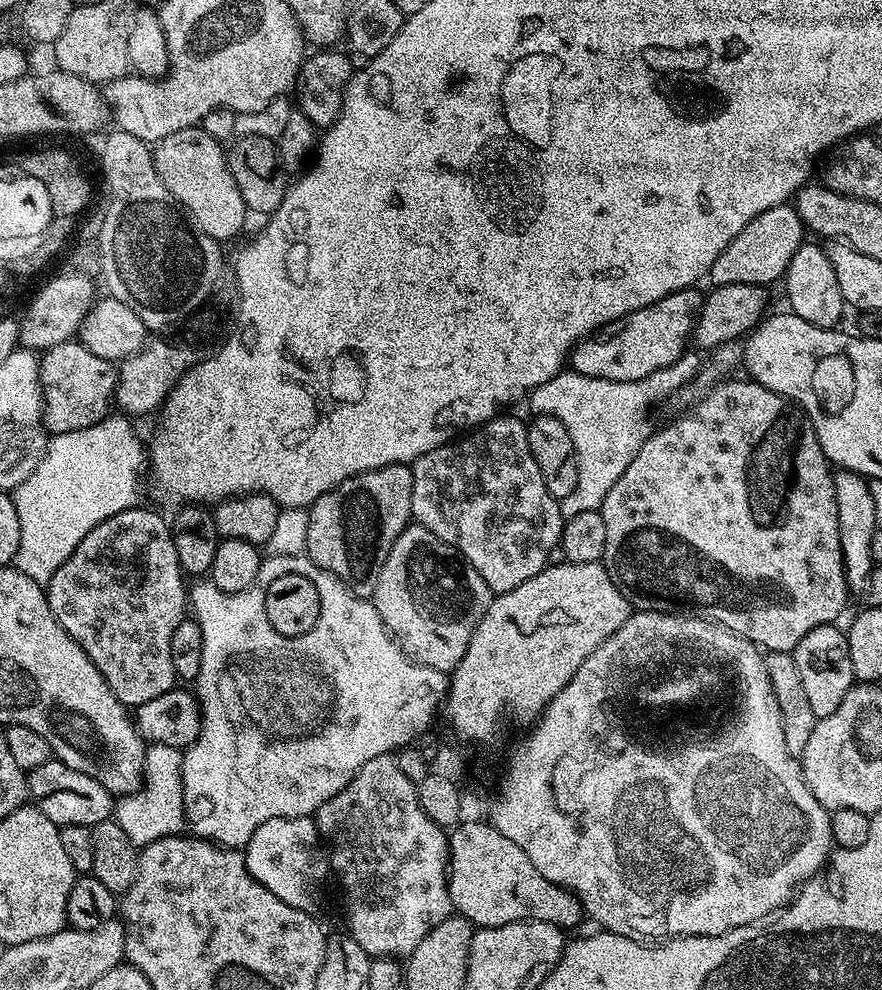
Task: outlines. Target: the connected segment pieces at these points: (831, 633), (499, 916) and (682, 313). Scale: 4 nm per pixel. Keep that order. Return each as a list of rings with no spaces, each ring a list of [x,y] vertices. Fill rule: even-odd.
[[[831,623],[810,630],[810,634],[806,634],[806,638],[802,638],[802,642],[798,642],[796,649],[791,652],[794,664],[798,668],[798,675],[802,678],[807,700],[818,718],[834,714],[834,710],[838,710],[842,698],[846,698],[854,683],[848,638],[843,627],[836,627],[840,626]]]
[[[467,820],[451,829],[448,838],[448,893],[453,909],[459,915],[472,921],[476,928],[493,928],[519,924],[522,920],[537,920],[571,930],[580,919],[585,919],[586,913],[576,893],[542,878],[542,873],[535,868],[534,862],[526,858],[526,850],[522,850],[522,846],[514,846],[514,842],[510,842],[510,838],[506,838],[506,834],[499,832],[491,822],[484,821],[483,824],[480,820]]]
[[[699,287],[683,288],[674,294],[666,294],[642,310],[634,310],[623,320],[605,324],[603,328],[584,337],[572,347],[571,371],[586,374],[590,378],[606,378],[614,382],[634,382],[662,370],[684,355],[696,327],[696,315],[704,305],[704,296]],[[688,344],[688,345],[687,345]]]

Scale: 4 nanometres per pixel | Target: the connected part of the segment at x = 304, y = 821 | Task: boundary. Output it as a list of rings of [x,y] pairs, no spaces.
[[[305,816],[267,819],[258,826],[250,842],[245,845],[244,861],[251,876],[266,886],[275,897],[304,911],[315,909],[320,900],[322,884],[330,874],[330,862],[315,821]]]

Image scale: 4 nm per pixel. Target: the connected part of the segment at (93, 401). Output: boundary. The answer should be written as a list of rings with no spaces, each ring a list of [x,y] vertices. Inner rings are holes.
[[[73,338],[47,349],[40,359],[45,429],[52,434],[66,434],[102,422],[113,411],[117,379],[117,365],[106,358],[98,358],[98,354],[90,354],[79,339]]]

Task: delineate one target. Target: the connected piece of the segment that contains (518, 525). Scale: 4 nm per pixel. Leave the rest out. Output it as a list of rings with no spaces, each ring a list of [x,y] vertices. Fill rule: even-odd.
[[[501,414],[481,424],[471,434],[465,435],[461,439],[465,440],[460,445],[456,445],[456,442],[446,443],[441,448],[422,454],[410,465],[412,469],[412,520],[421,524],[426,530],[430,530],[430,534],[442,538],[442,542],[454,546],[454,550],[461,552],[470,562],[470,566],[474,566],[474,570],[482,574],[482,582],[486,582],[486,586],[493,594],[514,590],[514,586],[522,586],[522,582],[534,578],[534,574],[548,567],[550,563],[548,555],[552,551],[554,553],[557,551],[560,535],[564,533],[566,519],[560,512],[560,501],[552,497],[550,490],[546,490],[546,482],[542,482],[542,470],[538,470],[538,462],[534,462],[534,454],[530,454],[527,423],[523,419],[520,421],[516,416],[508,415],[512,414]]]

